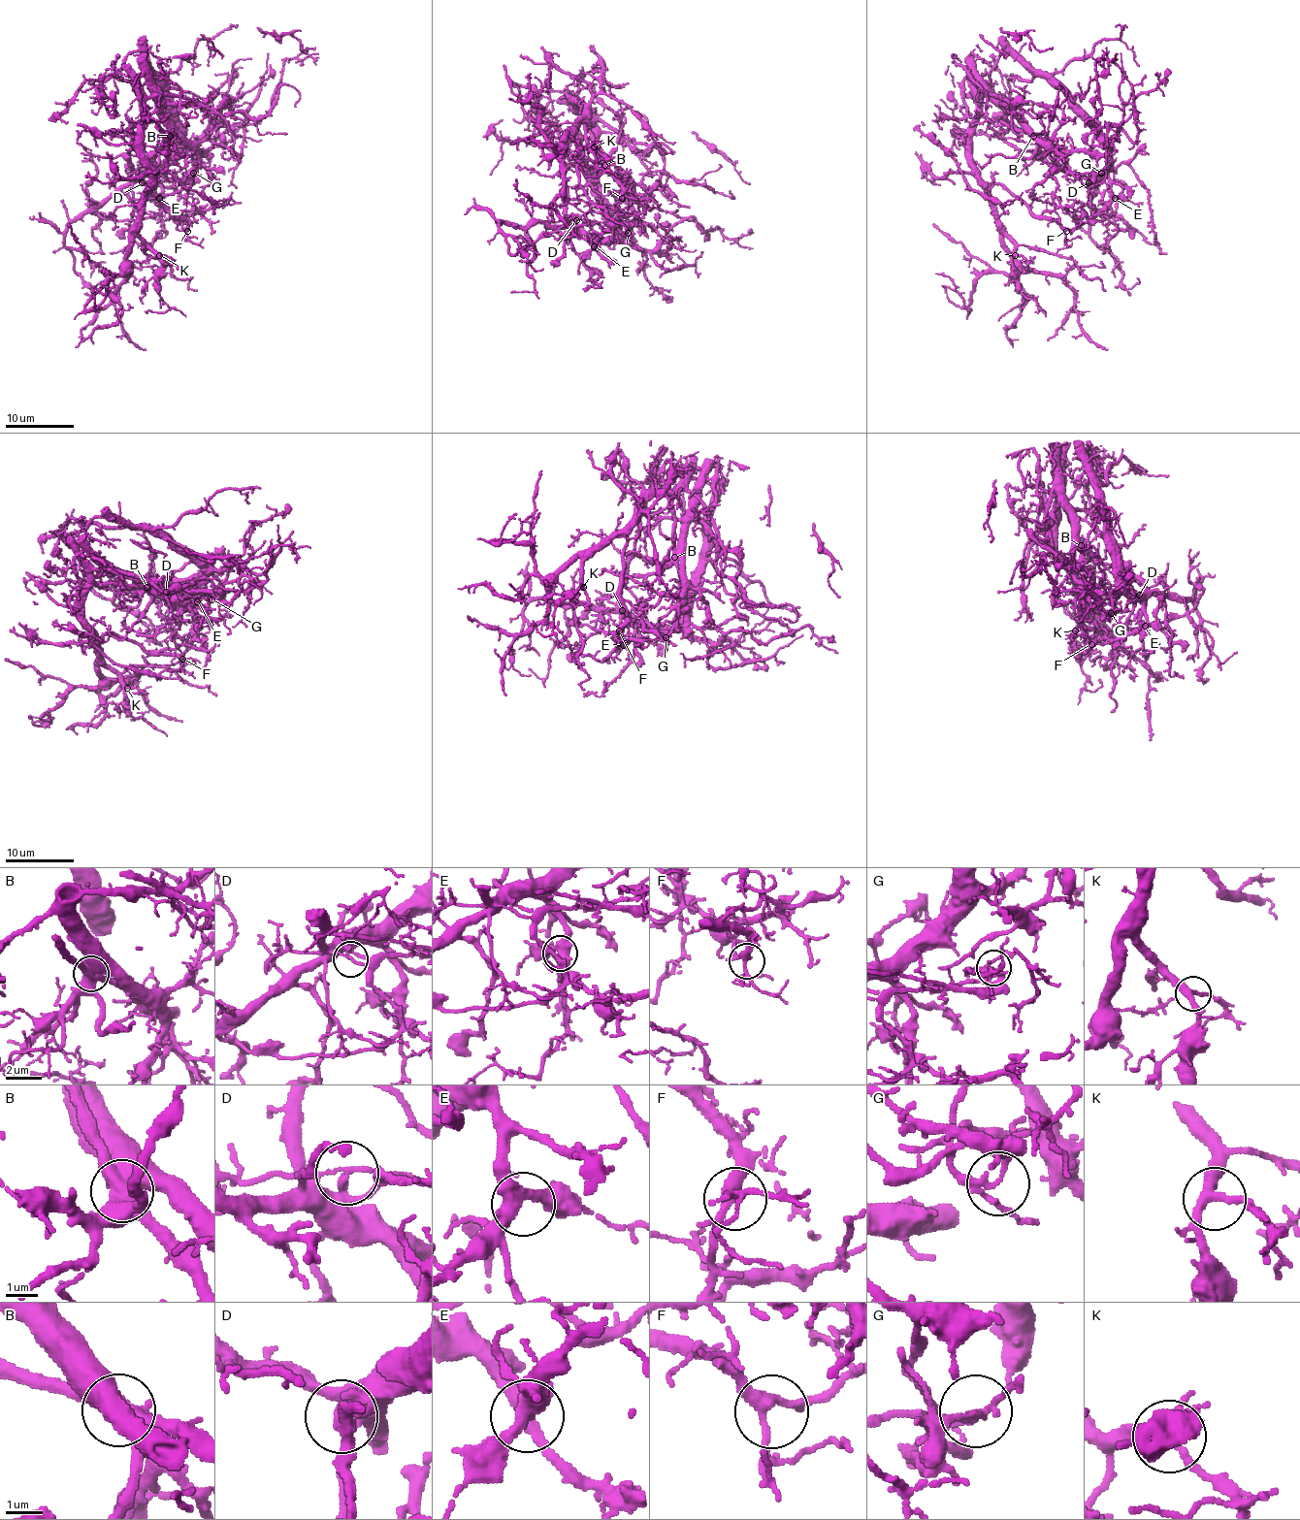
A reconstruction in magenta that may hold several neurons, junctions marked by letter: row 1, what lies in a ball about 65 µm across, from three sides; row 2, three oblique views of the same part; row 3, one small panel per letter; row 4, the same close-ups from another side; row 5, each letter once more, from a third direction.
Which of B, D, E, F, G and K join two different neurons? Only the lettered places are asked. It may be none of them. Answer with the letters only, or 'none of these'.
B, D, G

